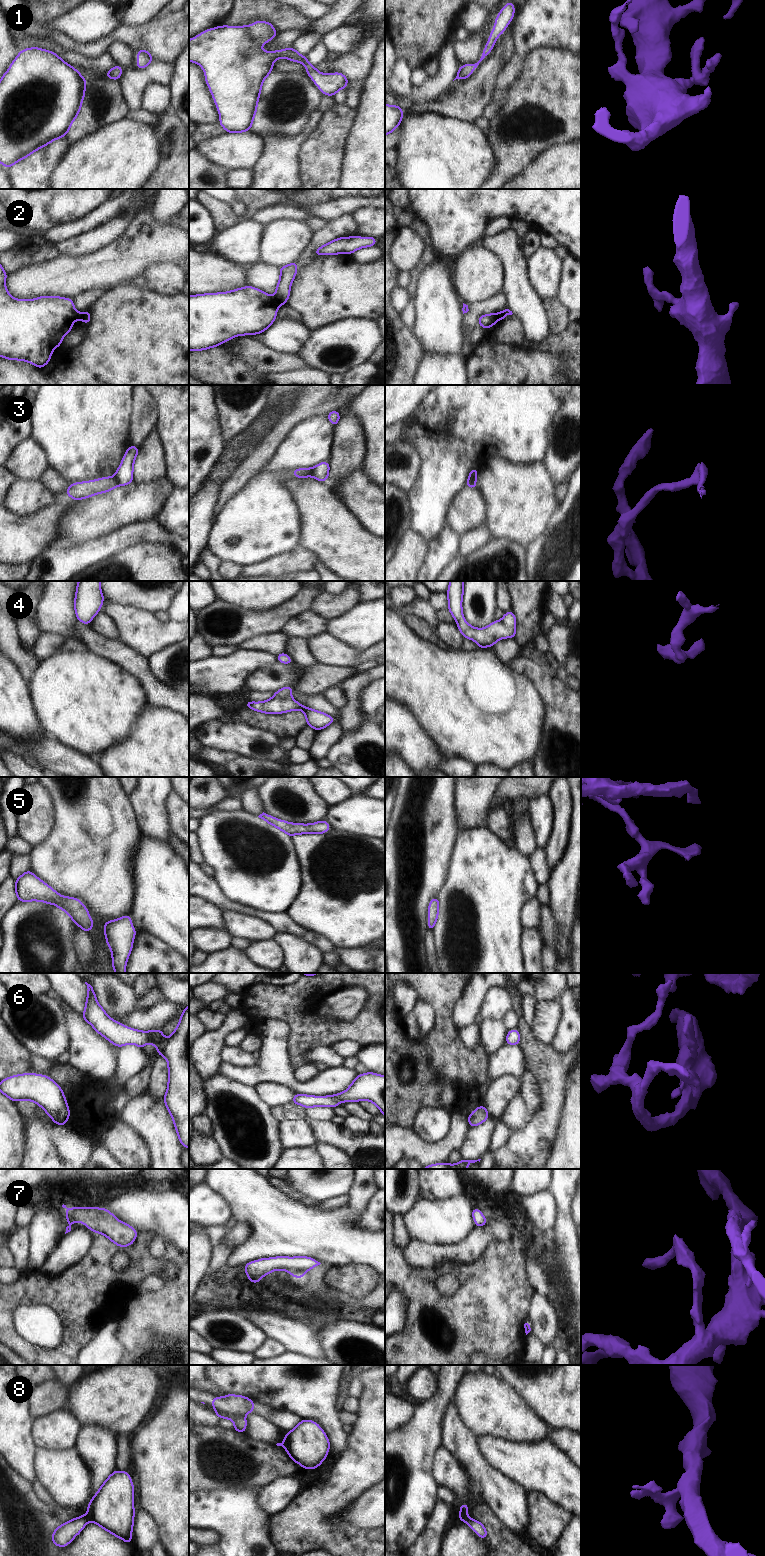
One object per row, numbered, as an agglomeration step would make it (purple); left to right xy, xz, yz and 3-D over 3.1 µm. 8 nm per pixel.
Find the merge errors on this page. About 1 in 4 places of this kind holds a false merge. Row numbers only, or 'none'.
2, 3, 8

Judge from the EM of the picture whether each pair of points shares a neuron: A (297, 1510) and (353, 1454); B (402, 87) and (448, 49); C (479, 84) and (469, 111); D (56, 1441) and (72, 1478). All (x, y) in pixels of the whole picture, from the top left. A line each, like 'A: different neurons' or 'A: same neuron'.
A: same neuron
B: same neuron
C: same neuron
D: different neurons

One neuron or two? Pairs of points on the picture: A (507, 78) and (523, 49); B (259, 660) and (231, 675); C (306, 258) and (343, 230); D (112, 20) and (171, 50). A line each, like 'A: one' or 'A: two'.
A: one
B: one
C: one
D: two

